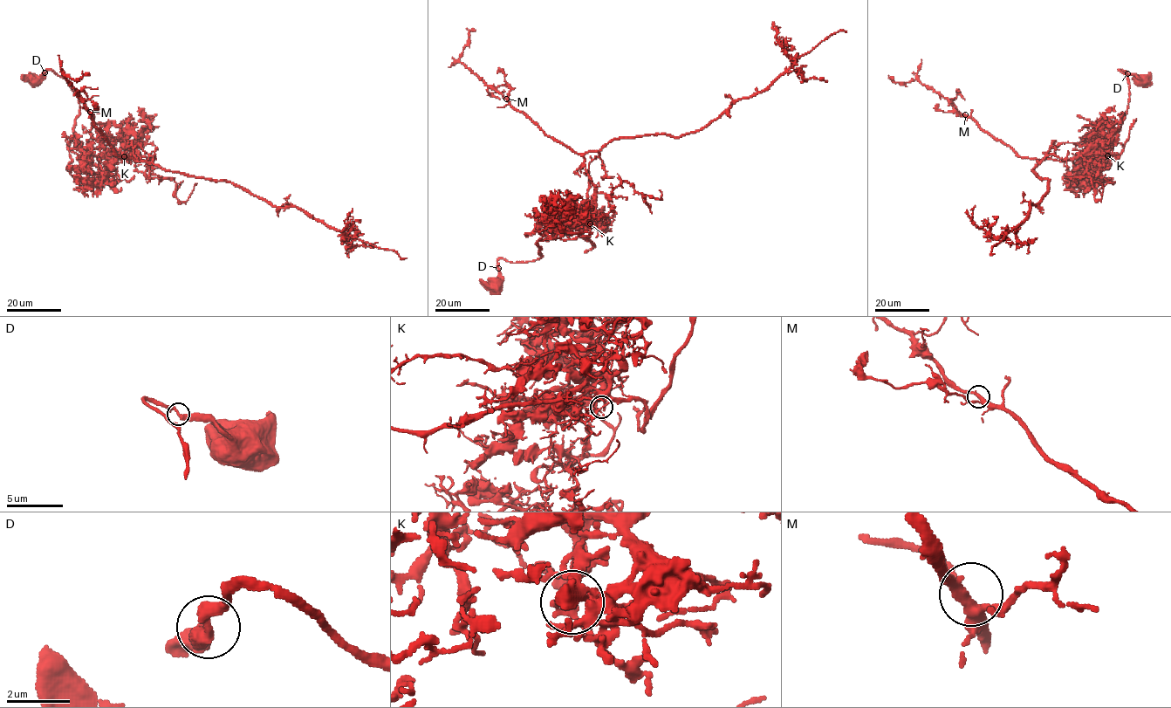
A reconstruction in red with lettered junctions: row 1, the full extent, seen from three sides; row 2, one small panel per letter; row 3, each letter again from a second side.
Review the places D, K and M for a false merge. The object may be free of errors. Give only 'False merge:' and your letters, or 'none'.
False merge: K

